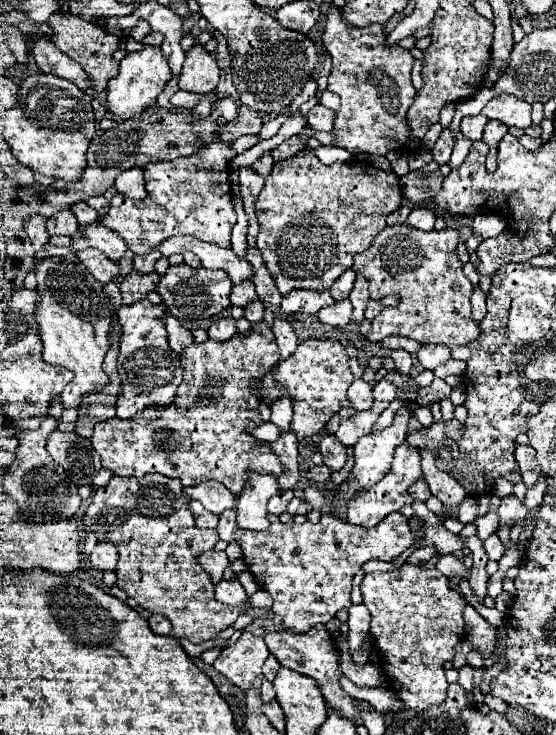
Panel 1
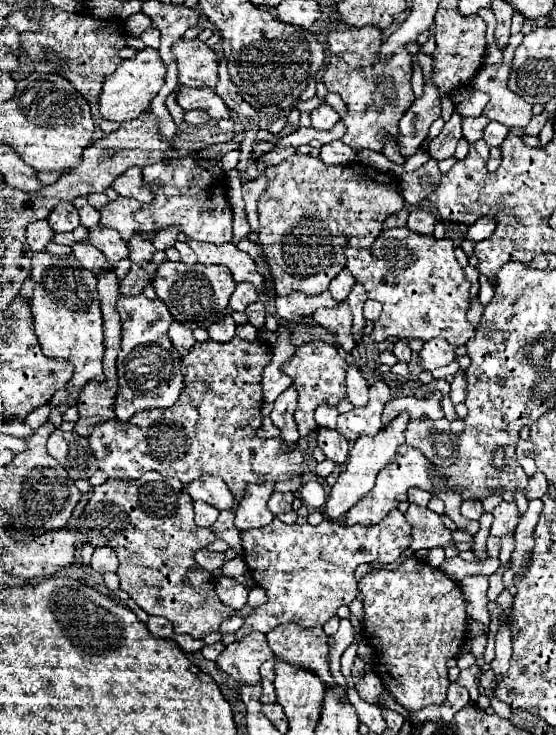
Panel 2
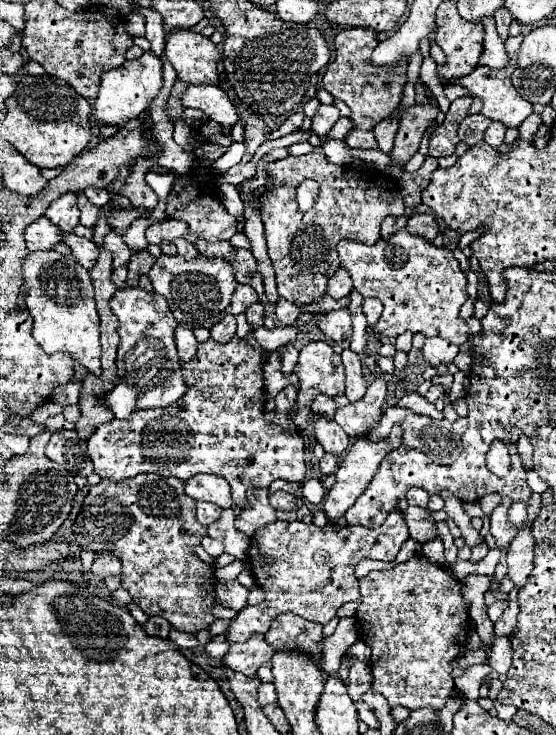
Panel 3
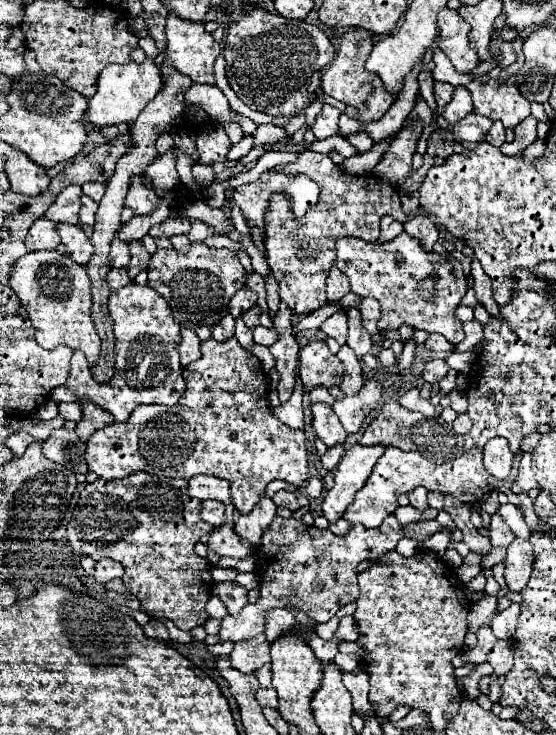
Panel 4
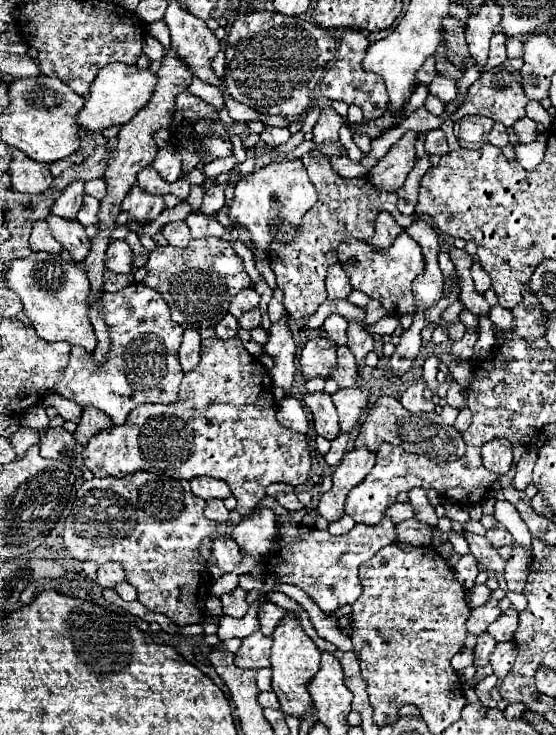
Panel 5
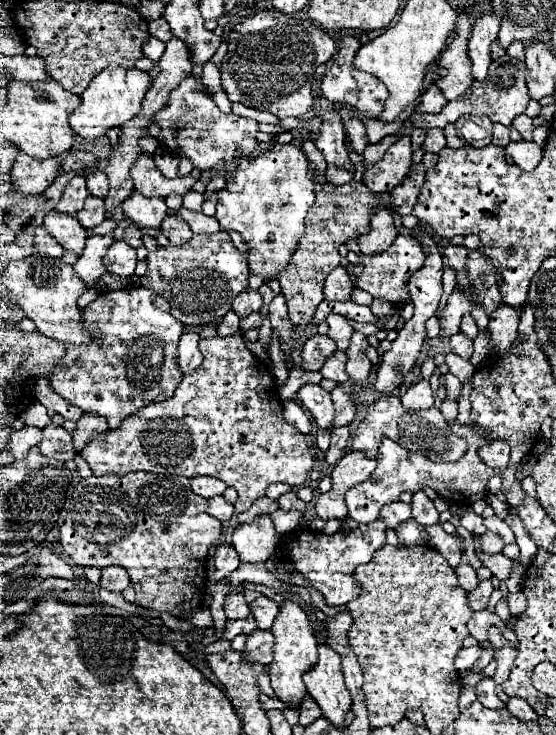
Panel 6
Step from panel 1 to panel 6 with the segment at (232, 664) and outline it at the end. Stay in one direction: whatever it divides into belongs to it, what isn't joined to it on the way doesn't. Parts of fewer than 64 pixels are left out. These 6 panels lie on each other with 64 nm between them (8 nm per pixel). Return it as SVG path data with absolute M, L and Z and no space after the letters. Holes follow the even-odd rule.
M256 630L246 638L244 646L244 660L252 664L262 664L268 666L272 662L272 646L274 646L274 636L272 632L262 632Z

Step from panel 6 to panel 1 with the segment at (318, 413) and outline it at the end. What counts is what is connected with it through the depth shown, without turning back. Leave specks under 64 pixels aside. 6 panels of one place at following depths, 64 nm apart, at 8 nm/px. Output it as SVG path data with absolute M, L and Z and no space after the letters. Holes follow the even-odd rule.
M322 436L320 452L324 458L324 464L330 468L330 472L338 472L344 468L344 462L348 458L346 446L342 446L336 436Z

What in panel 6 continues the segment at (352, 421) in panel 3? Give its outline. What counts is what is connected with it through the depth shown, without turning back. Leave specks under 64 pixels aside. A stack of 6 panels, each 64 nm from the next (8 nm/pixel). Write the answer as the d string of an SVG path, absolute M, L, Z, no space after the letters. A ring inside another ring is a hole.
M336 386L332 390L332 400L336 406L336 428L338 426L348 426L352 424L356 416L356 398L346 386Z

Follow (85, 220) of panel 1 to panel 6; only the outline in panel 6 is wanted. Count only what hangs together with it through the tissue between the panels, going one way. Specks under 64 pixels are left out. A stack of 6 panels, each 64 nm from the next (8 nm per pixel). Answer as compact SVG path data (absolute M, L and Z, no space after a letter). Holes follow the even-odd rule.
M88 196L84 202L84 208L76 214L78 222L84 228L94 228L104 220L104 200L96 196Z

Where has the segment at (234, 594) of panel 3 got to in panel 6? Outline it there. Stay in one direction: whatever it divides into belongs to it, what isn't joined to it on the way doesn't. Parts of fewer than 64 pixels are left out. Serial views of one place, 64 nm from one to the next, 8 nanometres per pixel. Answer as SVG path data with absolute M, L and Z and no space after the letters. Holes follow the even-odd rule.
M228 594L224 600L224 612L230 620L242 620L250 614L248 602L244 600L244 594Z

